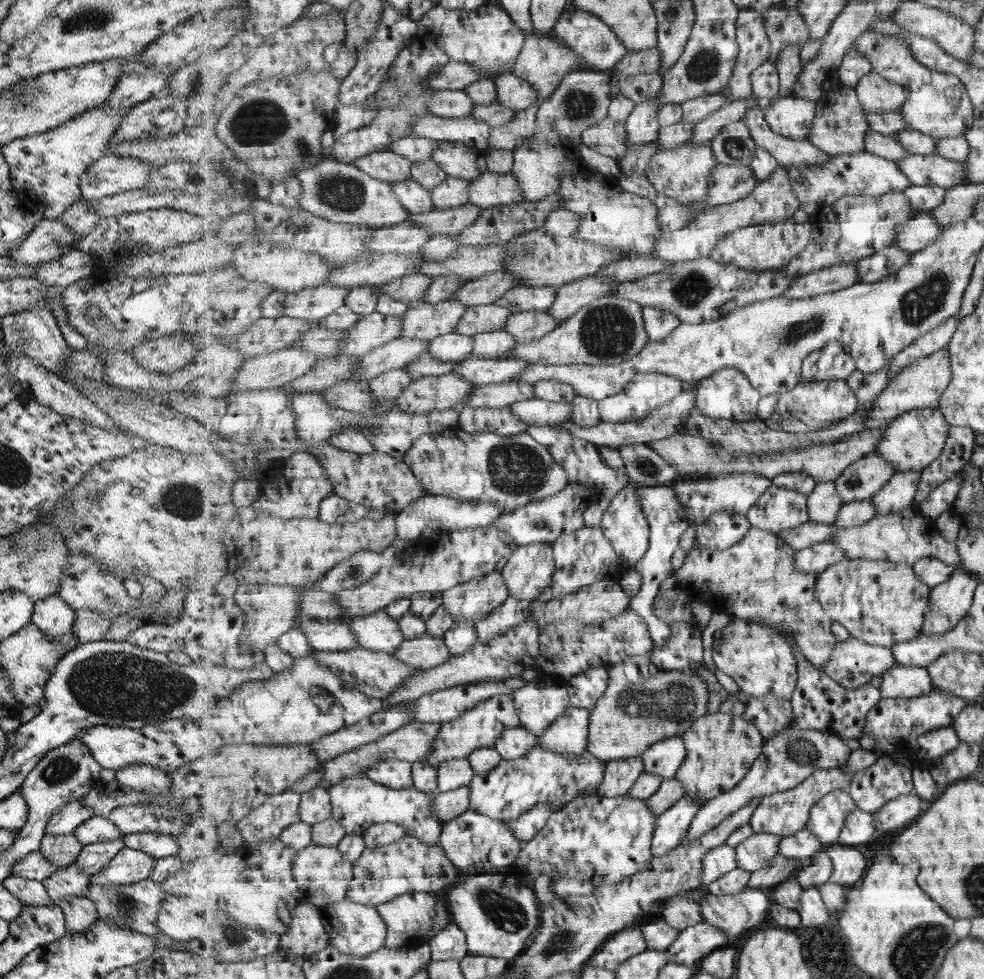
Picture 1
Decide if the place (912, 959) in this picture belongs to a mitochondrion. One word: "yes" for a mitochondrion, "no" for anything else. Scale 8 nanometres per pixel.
yes

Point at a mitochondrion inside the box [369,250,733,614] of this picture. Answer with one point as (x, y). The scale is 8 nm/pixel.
(606, 332)

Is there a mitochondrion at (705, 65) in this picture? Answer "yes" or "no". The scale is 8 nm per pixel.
yes

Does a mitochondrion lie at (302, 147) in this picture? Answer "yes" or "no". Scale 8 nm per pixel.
yes

